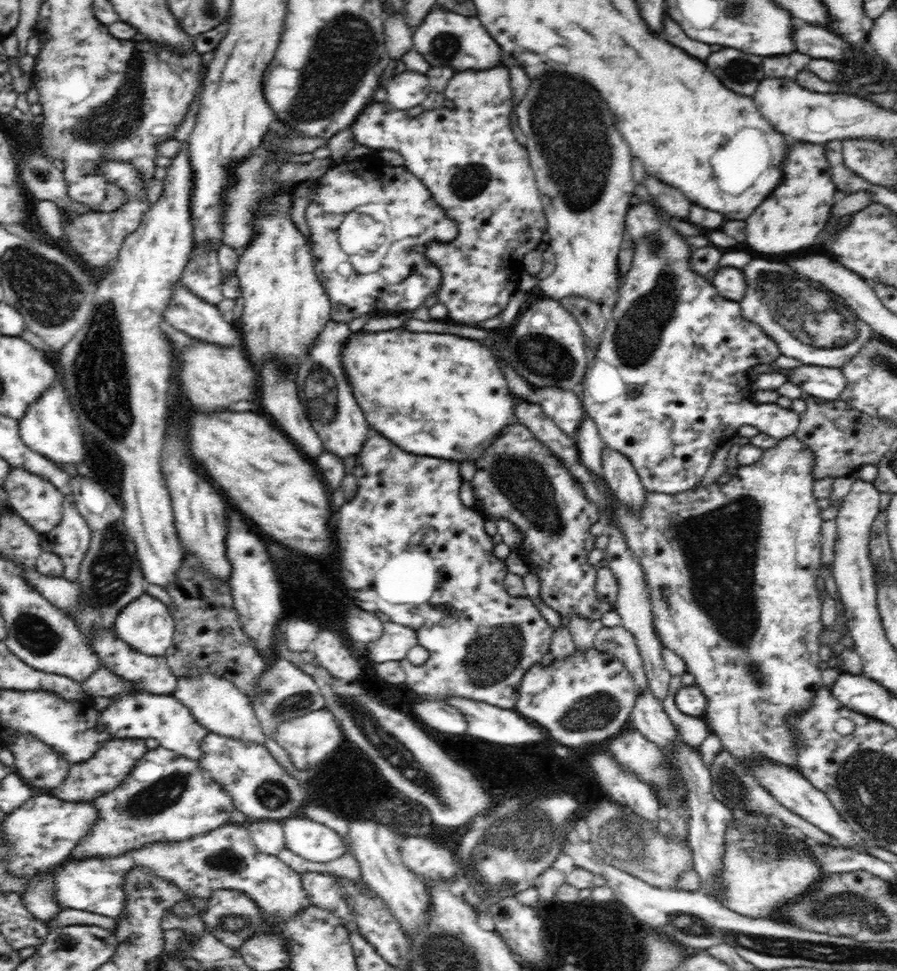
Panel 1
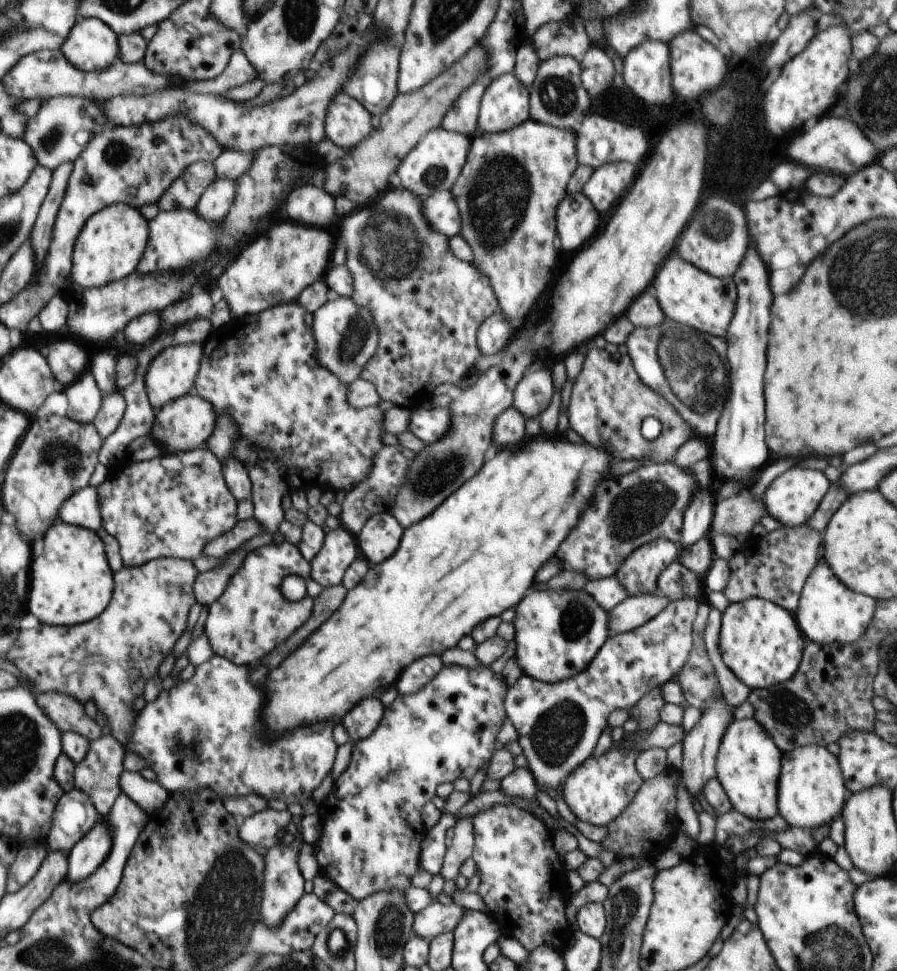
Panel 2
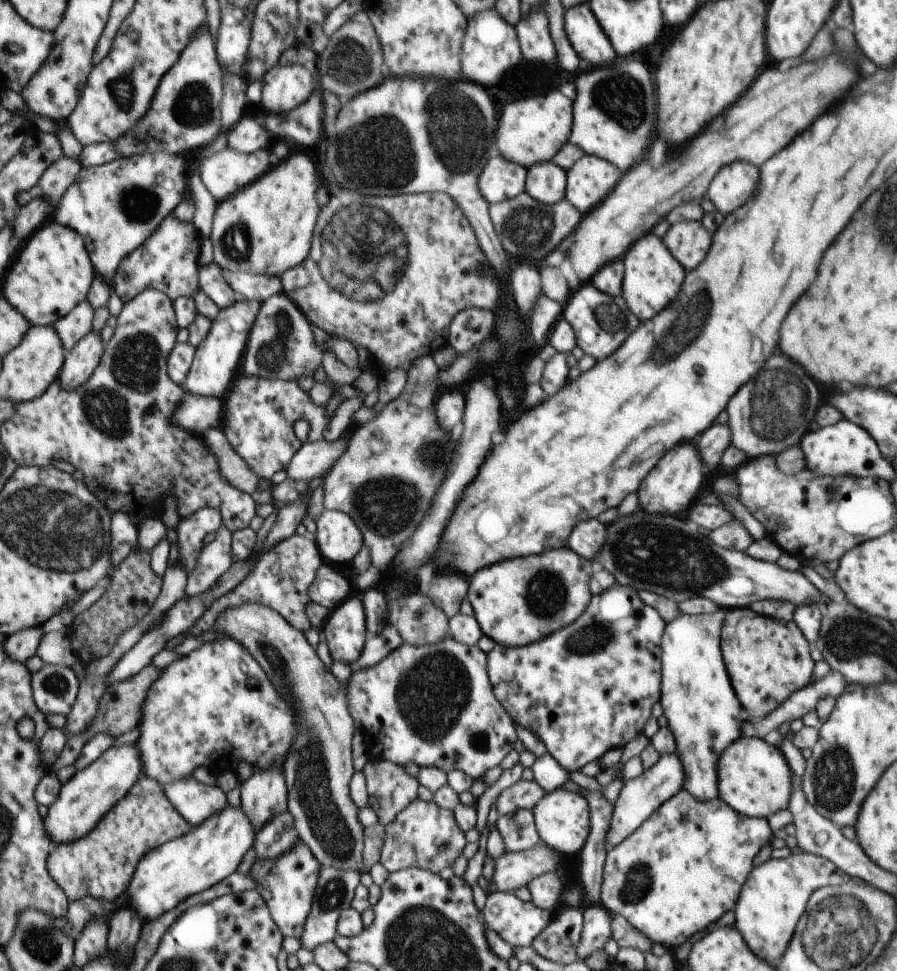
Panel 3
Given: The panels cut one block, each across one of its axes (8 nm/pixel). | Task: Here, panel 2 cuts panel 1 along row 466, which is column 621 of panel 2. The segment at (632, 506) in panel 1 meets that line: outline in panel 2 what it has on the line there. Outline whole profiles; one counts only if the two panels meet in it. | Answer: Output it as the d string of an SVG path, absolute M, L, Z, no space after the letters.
M660 593L658 596L654 594L626 597L620 604L607 612L611 634L619 635L640 628L663 608L666 608L669 602L670 600Z

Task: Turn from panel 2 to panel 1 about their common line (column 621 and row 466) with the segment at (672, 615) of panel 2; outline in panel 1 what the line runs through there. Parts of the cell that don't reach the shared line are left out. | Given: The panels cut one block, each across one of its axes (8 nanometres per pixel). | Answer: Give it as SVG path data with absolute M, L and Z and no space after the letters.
M642 201L633 207L629 207L629 211L626 213L624 237L633 242L631 267L622 279L623 283L618 289L616 304L606 314L607 323L601 334L601 341L595 354L592 354L593 357L590 358L590 364L584 373L578 392L586 414L597 426L608 449L620 452L631 461L644 489L648 493L658 492L674 495L694 489L700 484L715 453L721 448L723 443L738 434L737 431L742 425L755 426L758 428L759 433L772 436L780 441L788 438L788 436L795 435L796 430L798 430L800 415L793 409L783 408L777 403L758 403L753 400L753 391L749 387L749 383L752 382L749 377L749 371L751 367L757 364L774 362L780 356L778 345L762 331L762 327L758 326L754 321L744 319L738 301L724 299L722 295L718 294L718 289L716 289L712 280L706 279L706 277L692 270L690 267L690 252L692 252L693 247L686 243L684 235L670 226L670 224L666 224L666 220L662 218L660 210L662 210L662 207L658 203L652 205L652 203Z

